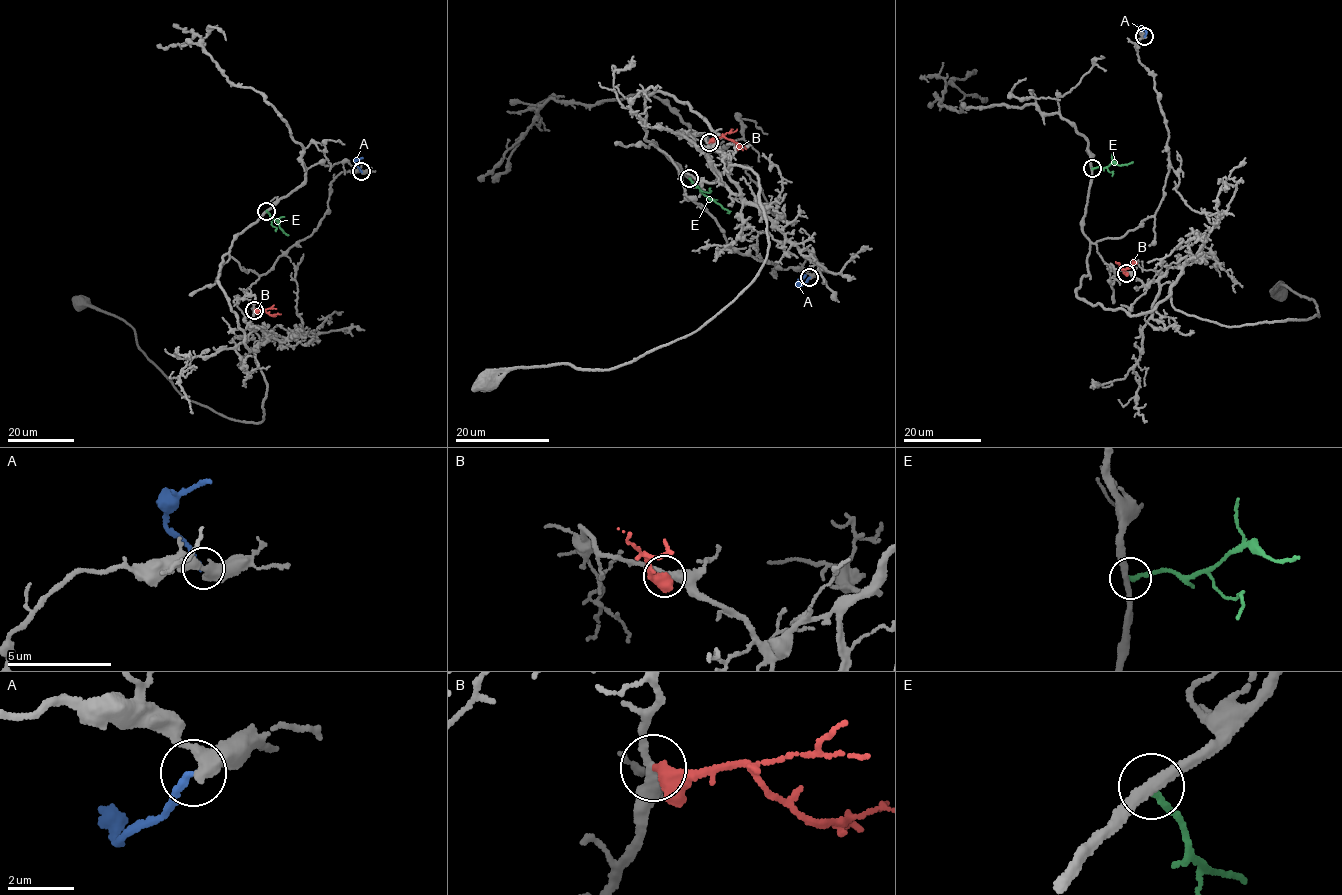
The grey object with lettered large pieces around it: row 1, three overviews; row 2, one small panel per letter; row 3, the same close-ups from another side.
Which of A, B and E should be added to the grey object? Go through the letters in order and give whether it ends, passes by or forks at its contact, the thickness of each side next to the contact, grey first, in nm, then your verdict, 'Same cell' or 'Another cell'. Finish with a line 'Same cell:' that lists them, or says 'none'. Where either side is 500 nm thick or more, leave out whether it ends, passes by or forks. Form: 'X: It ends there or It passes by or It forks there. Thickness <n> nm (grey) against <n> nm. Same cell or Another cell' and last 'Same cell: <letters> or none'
A: It ends there. Thickness 420 nm (grey) against 200 nm. Another cell
B: It ends there. Thickness 320 nm (grey) against 440 nm. Same cell
E: It ends there. Thickness 300 nm (grey) against 220 nm. Another cell
Same cell: B

